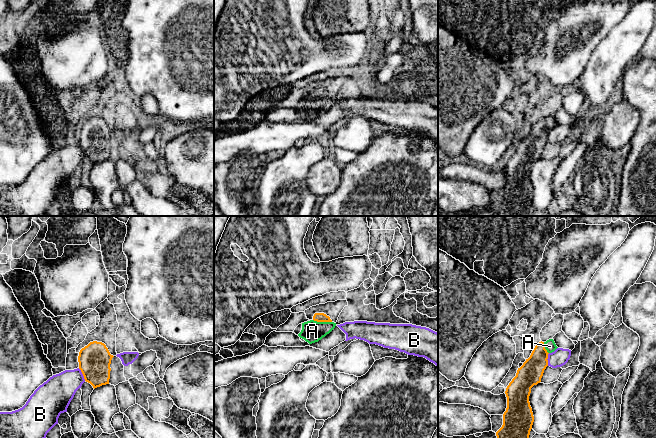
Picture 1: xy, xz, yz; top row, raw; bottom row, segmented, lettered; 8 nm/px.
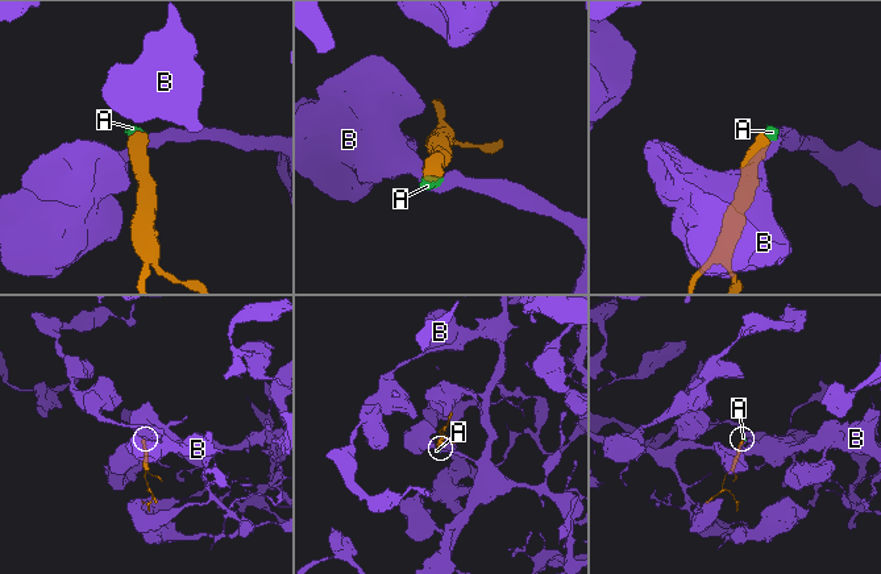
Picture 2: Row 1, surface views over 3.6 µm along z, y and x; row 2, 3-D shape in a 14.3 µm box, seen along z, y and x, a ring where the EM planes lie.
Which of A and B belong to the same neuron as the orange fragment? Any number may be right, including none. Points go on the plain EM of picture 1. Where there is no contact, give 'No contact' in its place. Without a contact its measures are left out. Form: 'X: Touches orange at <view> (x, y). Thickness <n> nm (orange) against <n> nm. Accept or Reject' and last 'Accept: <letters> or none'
A: Touches orange at xz (322, 97). Thickness 80 nm (orange) against 180 nm. Accept
B: Touches orange at xy (82, 149). Thickness 260 nm (orange) against 260 nm. Reject
Accept: A

